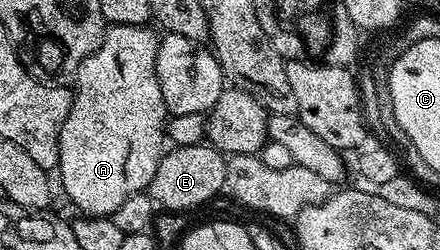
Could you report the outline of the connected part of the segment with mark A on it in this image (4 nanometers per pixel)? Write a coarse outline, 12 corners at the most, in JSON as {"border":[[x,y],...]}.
{"border":[[160,36],[81,61],[57,171],[83,216],[145,192],[168,113]]}

